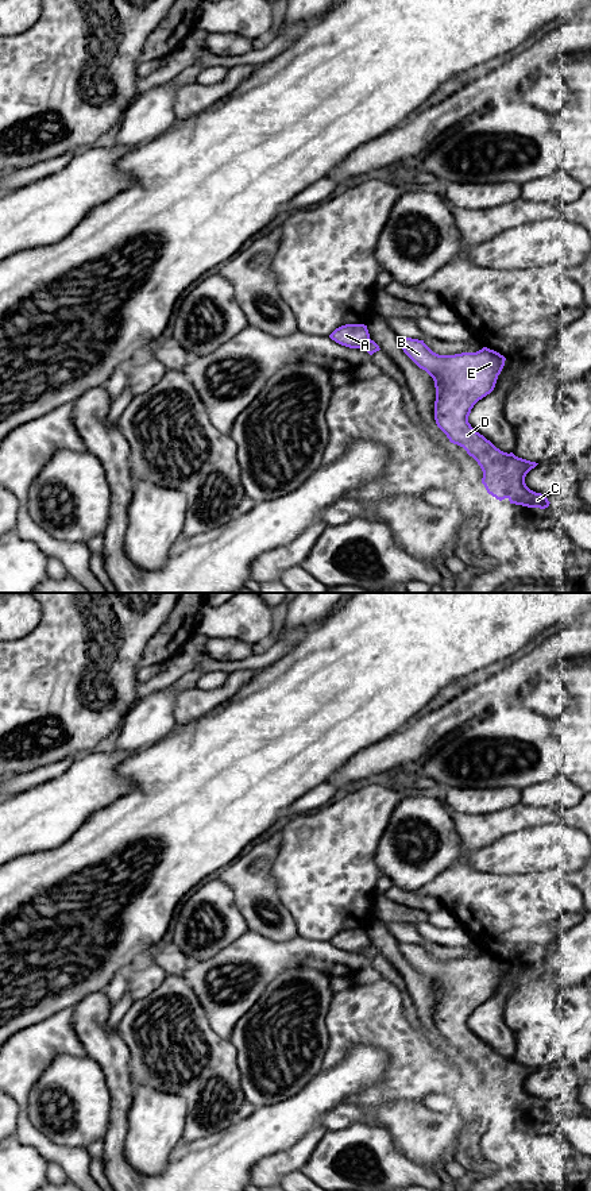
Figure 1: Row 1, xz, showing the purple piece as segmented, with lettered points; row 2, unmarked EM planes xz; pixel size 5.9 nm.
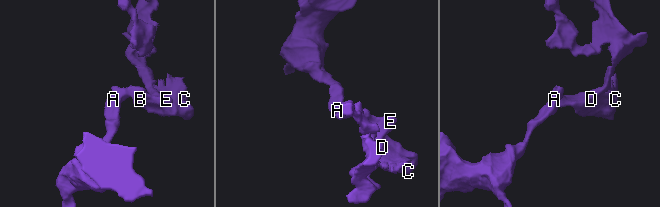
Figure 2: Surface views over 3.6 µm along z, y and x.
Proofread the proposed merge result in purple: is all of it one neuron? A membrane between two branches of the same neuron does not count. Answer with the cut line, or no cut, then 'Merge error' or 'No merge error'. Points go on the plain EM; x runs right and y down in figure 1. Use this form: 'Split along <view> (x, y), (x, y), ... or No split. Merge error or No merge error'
Split along xz (370, 944), (362, 952). Merge error

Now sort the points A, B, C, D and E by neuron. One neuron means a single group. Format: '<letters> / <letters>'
A / B C D E

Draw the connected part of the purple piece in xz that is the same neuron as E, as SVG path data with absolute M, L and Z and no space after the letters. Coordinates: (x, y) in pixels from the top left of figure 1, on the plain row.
M398 943L398 948L433 983L436 1029L451 1048L463 1052L478 1067L487 1098L515 1110L548 1113L548 1103L525 1088L526 1079L538 1068L501 1056L468 1028L474 1010L494 995L506 963L487 952L476 957L439 960L424 945Z

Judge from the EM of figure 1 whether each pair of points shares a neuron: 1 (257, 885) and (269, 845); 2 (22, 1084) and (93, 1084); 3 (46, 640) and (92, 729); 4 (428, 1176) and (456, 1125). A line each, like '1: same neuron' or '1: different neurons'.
1: same neuron
2: different neurons
3: same neuron
4: different neurons

